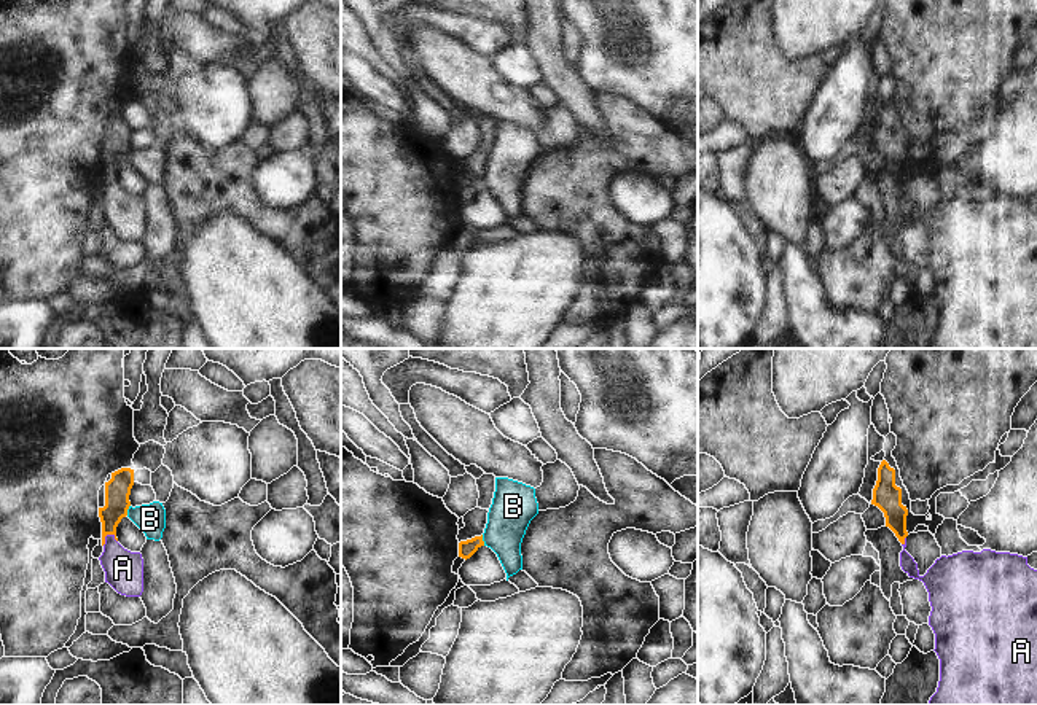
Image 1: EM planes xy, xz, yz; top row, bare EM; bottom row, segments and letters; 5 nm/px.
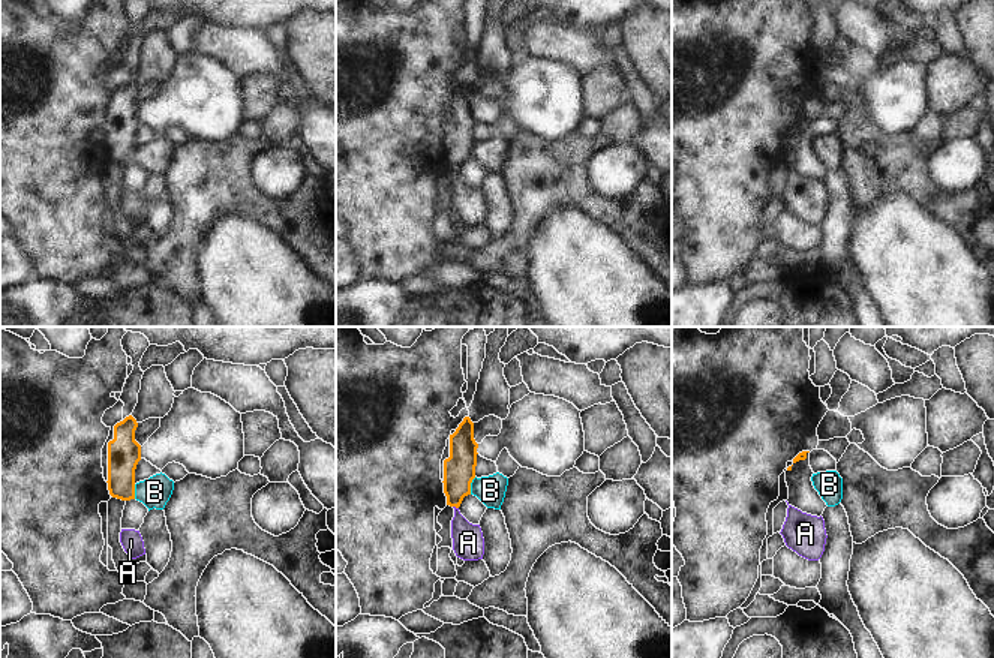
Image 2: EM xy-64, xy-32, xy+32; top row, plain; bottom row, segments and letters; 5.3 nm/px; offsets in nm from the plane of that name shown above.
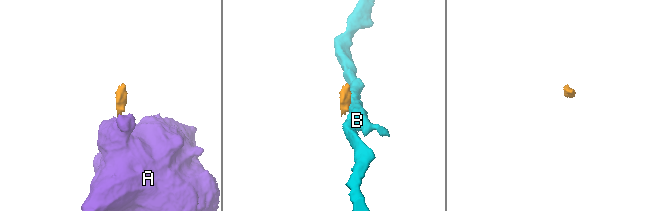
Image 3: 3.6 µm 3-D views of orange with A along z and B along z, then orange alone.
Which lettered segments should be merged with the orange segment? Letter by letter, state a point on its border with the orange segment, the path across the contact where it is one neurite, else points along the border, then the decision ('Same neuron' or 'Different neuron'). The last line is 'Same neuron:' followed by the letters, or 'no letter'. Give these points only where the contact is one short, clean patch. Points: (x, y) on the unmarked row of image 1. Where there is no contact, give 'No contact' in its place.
A: Touches orange at xy (105, 179). Path across: xy (118, 132), (105, 179), (115, 204), (123, 212). Same neuron
B: Touches orange at xz (481, 183). Boundary: xz (481, 179), (485, 188). Different neuron
Same neuron: A.

